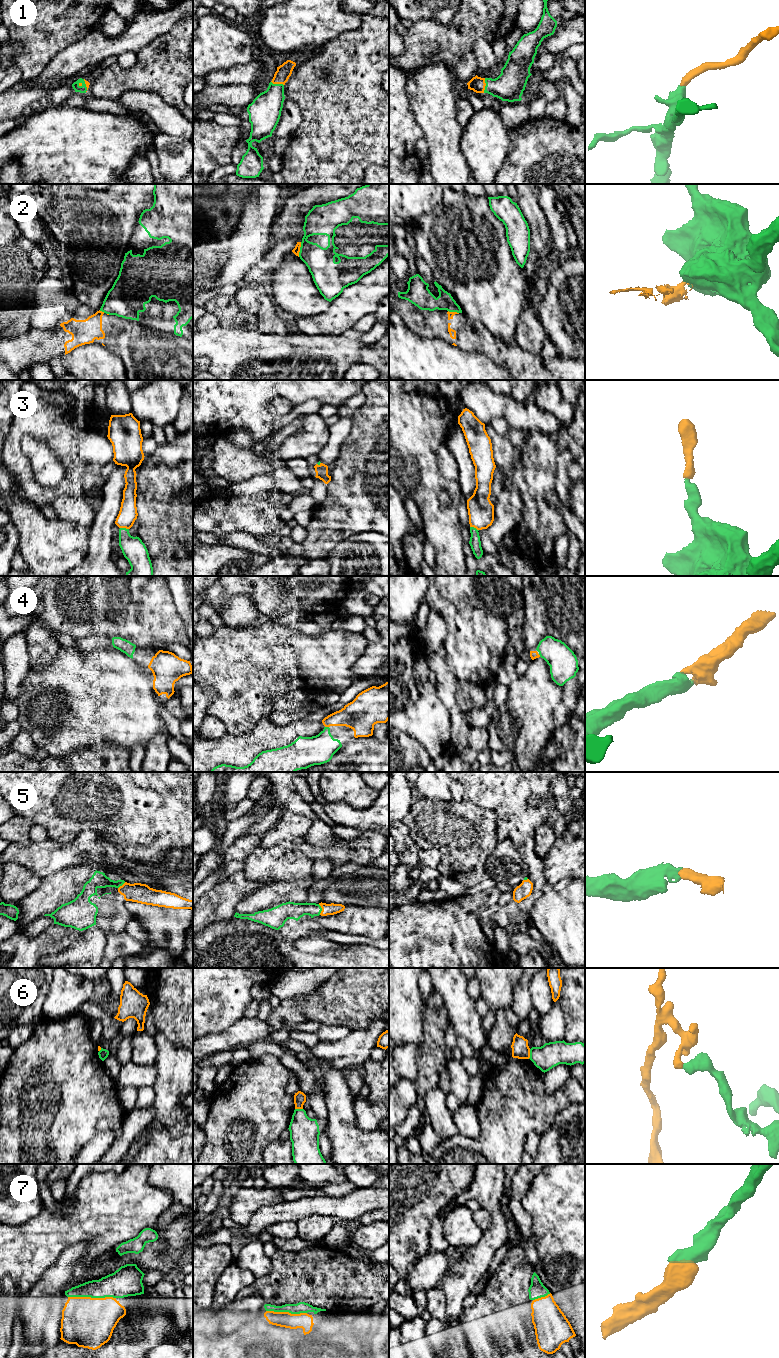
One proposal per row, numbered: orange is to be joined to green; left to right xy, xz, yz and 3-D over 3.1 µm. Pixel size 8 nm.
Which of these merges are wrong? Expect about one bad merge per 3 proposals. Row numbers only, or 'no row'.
2, 6

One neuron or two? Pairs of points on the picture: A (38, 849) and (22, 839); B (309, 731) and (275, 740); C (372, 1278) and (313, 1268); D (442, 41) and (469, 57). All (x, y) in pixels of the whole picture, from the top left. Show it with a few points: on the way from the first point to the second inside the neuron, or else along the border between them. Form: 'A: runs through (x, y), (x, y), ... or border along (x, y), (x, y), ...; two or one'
A: border along (32, 841), (27, 845), (10, 843); two
B: runs through (301, 728), (289, 728), (283, 732); one
C: runs through (357, 1278), (328, 1278); one
D: border along (472, 49), (465, 52), (452, 69); two

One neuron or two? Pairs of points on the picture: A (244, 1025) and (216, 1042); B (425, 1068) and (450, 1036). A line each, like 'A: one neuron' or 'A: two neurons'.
A: one neuron
B: two neurons

